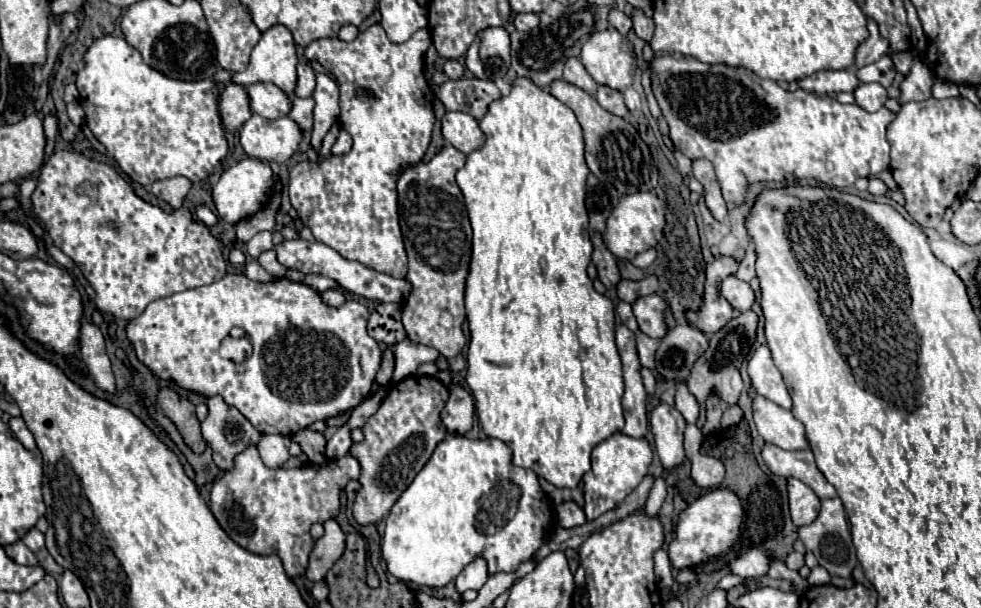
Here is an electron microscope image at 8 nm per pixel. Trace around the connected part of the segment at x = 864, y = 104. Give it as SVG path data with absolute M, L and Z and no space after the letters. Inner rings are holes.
M863 83L853 91L853 95L855 95L855 103L869 113L879 111L887 101L887 91L879 83Z

